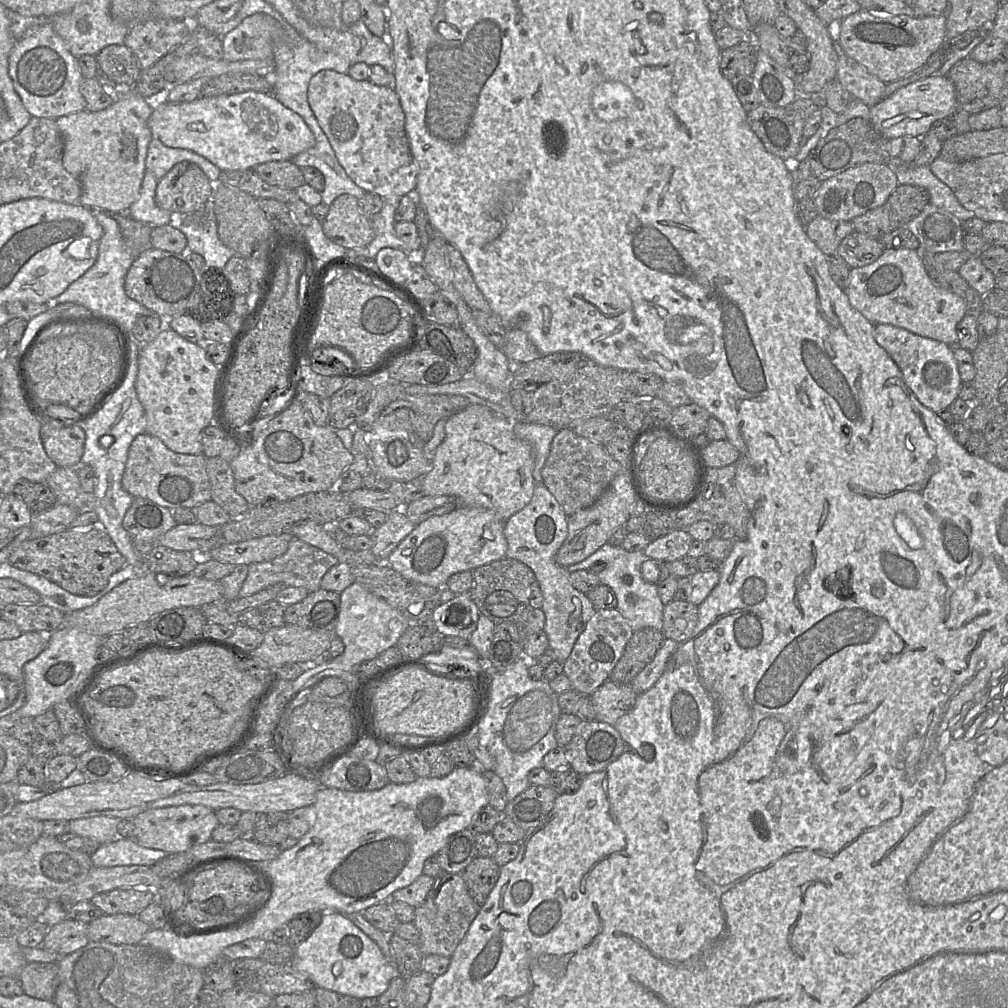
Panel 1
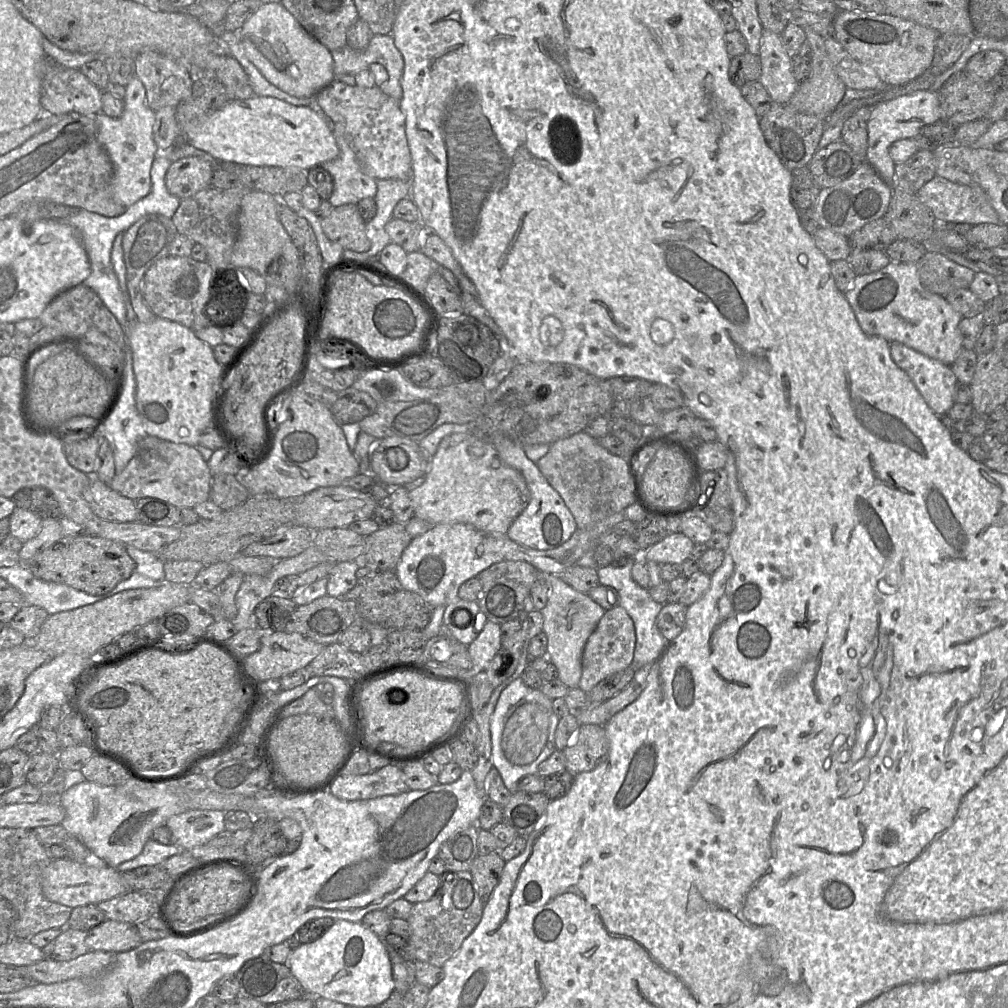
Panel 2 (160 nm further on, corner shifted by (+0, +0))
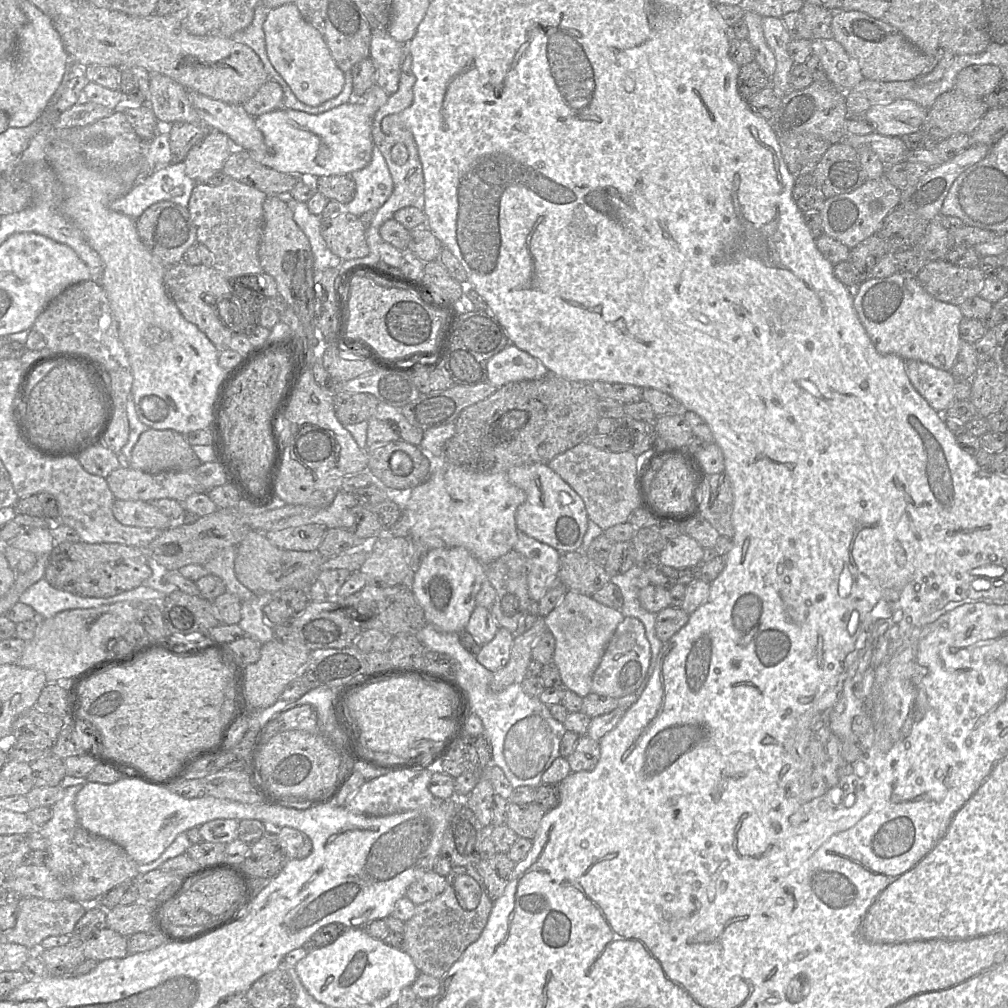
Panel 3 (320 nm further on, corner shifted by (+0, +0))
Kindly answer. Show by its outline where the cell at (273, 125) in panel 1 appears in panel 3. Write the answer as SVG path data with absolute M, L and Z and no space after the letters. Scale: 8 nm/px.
M378 84L362 97L320 114L280 107L255 117L262 132L266 152L248 152L264 166L283 173L299 173L304 178L351 174L364 168L372 158L374 142L372 123L376 112L386 104L390 95Z

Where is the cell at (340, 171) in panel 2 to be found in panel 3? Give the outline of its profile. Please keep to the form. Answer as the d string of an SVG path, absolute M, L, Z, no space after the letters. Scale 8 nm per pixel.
M375 144L370 162L350 175L355 182L355 195L350 202L343 204L346 211L352 214L359 216L363 212L377 210L393 191L387 163Z

